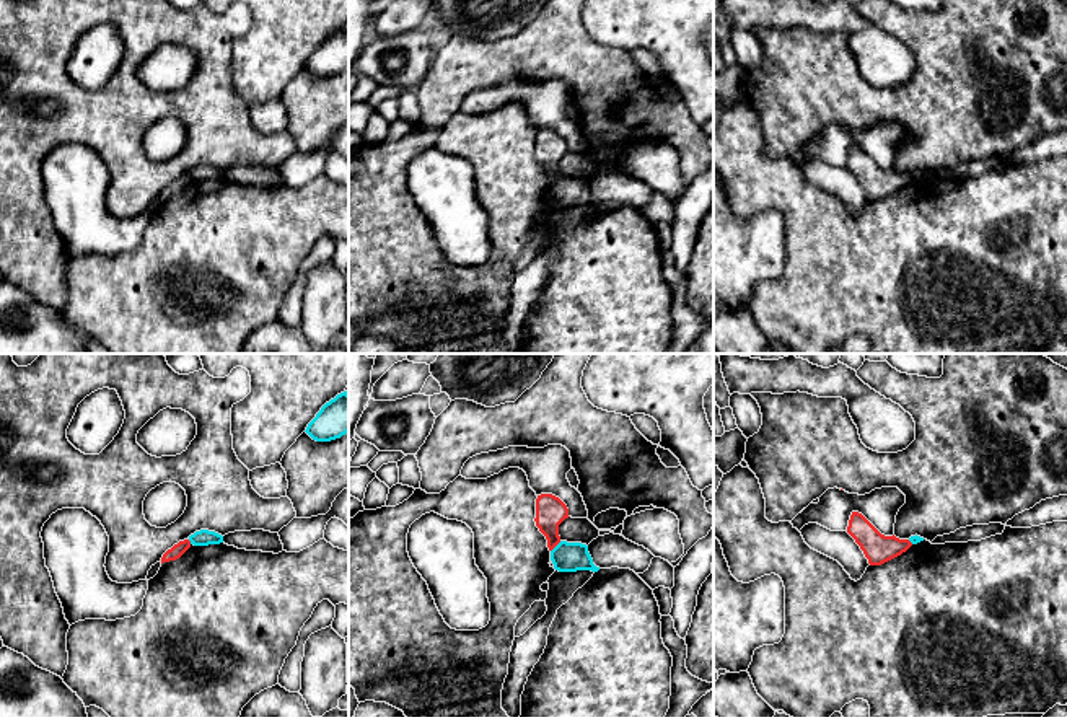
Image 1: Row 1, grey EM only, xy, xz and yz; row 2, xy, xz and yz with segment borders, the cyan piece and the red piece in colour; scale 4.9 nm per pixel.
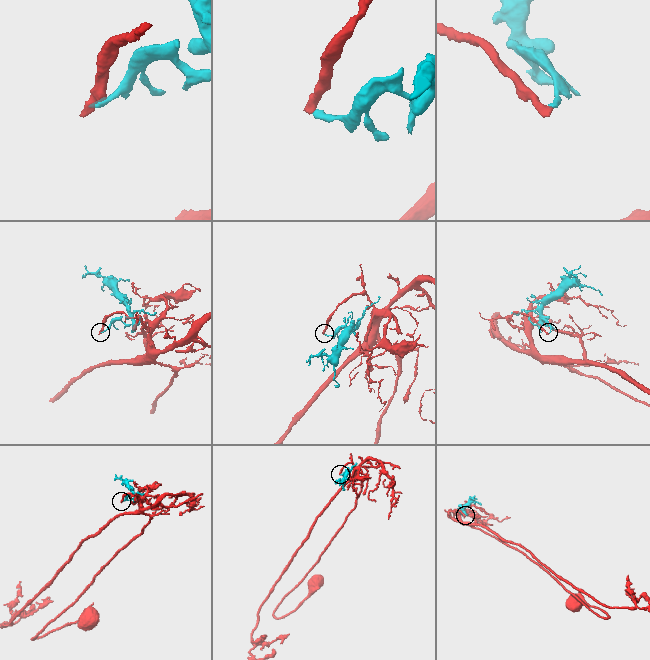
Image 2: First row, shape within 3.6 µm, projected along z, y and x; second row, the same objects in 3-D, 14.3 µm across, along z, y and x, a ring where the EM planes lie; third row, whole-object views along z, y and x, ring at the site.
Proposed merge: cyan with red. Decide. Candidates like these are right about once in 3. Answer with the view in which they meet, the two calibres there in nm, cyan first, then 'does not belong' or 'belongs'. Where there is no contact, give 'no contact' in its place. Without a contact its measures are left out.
meets cyan in xz; 140 nm thick on the cyan side, 150 nm on the other; does not belong

